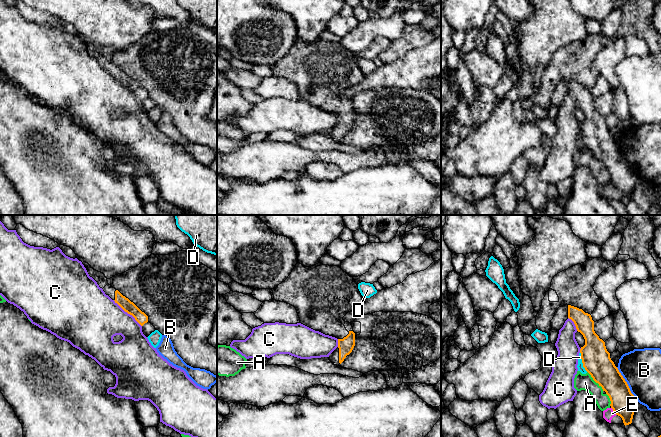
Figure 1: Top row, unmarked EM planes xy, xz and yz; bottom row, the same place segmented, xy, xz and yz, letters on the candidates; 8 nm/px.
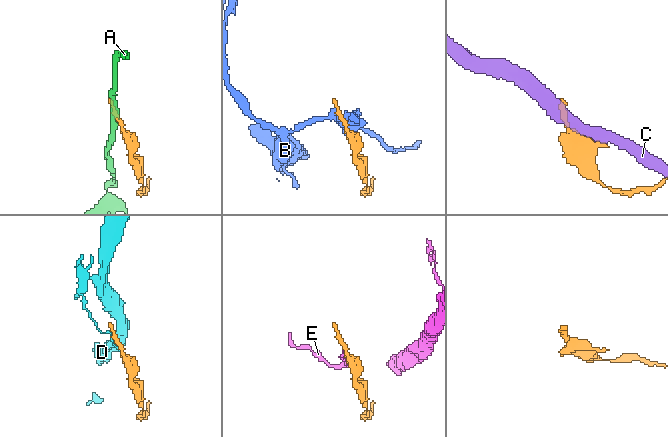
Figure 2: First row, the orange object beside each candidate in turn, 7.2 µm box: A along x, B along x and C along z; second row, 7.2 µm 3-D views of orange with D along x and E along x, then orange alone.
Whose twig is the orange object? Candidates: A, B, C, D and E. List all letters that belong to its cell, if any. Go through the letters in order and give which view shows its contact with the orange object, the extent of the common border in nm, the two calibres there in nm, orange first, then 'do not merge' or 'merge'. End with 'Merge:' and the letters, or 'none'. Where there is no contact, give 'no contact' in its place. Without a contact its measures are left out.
A: meets orange in yz; contact 200 nm long; 220 nm thick on the orange side, 130 nm on the other; do not merge
B: meets orange in yz; contact 320 nm long; 220 nm thick on the orange side, 320 nm on the other; do not merge
C: meets orange in xy; contact 320 nm long; 90 nm thick on the orange side, 380 nm on the other; do not merge
D: meets orange in yz; contact 170 nm long; 220 nm thick on the orange side, 50 nm on the other; do not merge
E: meets orange in yz; contact 80 nm long; 200 nm thick on the orange side, 90 nm on the other; do not merge
Merge: none

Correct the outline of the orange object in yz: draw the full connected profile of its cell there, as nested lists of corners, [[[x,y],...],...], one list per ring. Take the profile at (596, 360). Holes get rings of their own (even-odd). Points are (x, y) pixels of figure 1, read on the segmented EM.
[[[566,304],[556,310],[551,320],[552,330],[560,330],[568,318],[585,339],[585,345],[580,349],[583,367],[609,396],[611,408],[622,418],[624,425],[631,424],[637,399],[611,360],[605,342],[595,333],[591,315]]]

